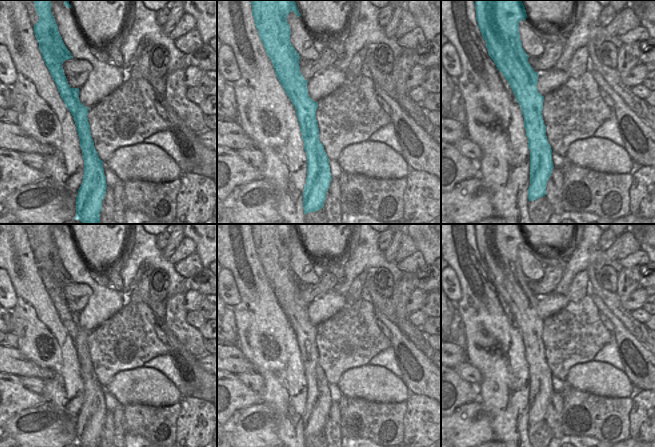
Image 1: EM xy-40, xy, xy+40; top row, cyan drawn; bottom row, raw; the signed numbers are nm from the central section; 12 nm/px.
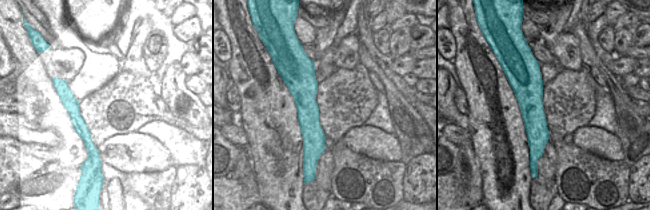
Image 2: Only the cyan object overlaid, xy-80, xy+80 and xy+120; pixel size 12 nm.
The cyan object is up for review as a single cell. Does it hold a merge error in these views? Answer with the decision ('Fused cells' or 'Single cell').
Fused cells

